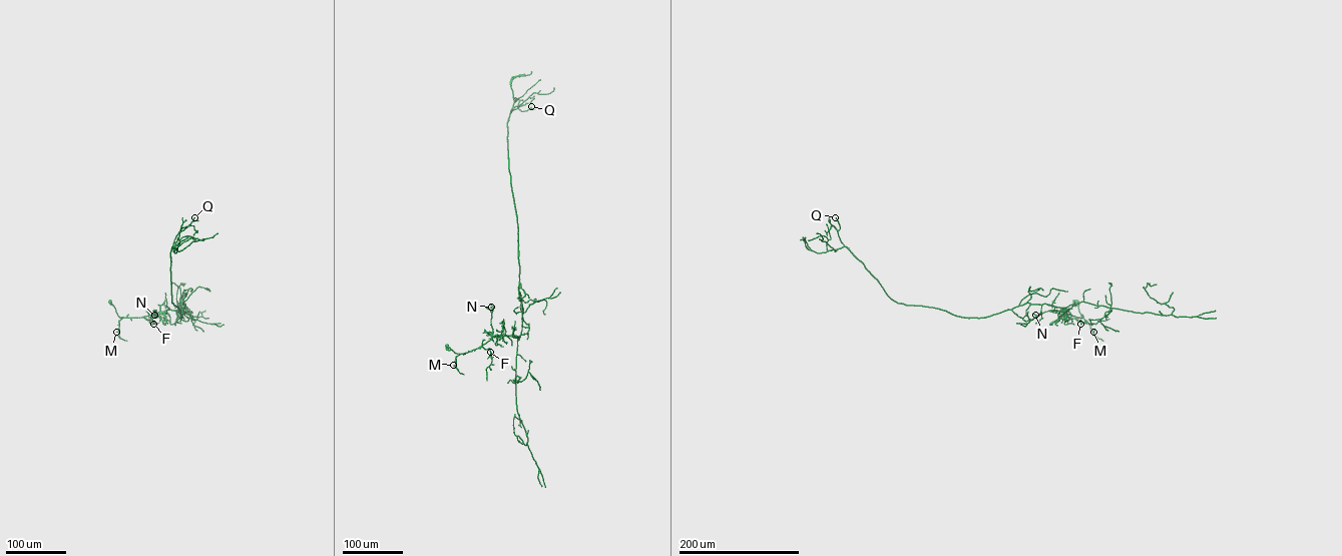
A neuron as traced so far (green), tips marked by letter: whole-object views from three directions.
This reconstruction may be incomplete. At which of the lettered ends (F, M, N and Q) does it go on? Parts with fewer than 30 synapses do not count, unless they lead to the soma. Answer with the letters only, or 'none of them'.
none of them

